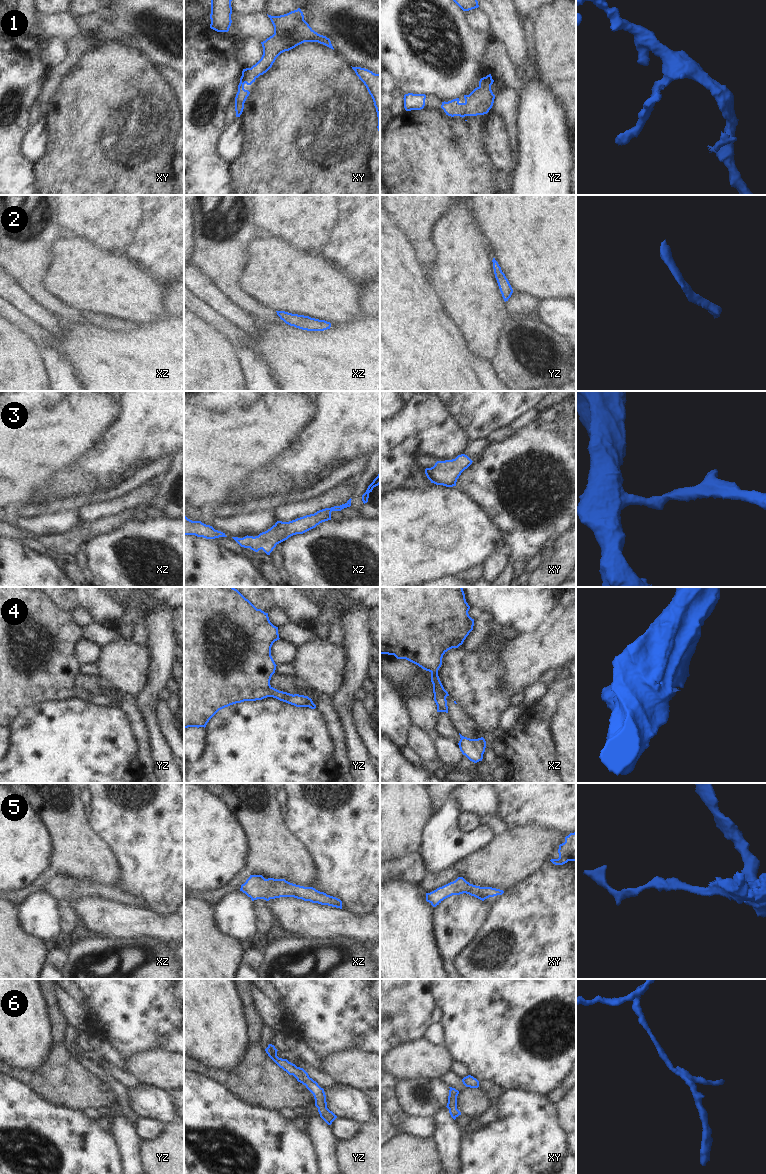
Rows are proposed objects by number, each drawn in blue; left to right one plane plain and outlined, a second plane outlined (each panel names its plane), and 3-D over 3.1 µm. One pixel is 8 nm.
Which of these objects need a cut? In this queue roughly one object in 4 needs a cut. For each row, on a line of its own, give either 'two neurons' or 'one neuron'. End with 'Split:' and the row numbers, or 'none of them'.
1: one neuron
2: one neuron
3: one neuron
4: one neuron
5: one neuron
6: one neuron
Split: none of them

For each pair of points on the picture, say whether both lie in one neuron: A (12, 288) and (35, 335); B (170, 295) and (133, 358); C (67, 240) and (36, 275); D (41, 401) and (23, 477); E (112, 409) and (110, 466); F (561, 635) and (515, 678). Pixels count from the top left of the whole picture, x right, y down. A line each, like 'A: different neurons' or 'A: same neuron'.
A: different neurons
B: different neurons
C: different neurons
D: different neurons
E: different neurons
F: same neuron

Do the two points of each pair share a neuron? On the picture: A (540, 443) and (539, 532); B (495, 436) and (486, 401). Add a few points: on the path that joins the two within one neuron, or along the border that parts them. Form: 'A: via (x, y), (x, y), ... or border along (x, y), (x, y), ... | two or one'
A: via (509, 458), (491, 481), (508, 516) | one
B: border along (508, 424), (495, 428), (485, 437) | two

